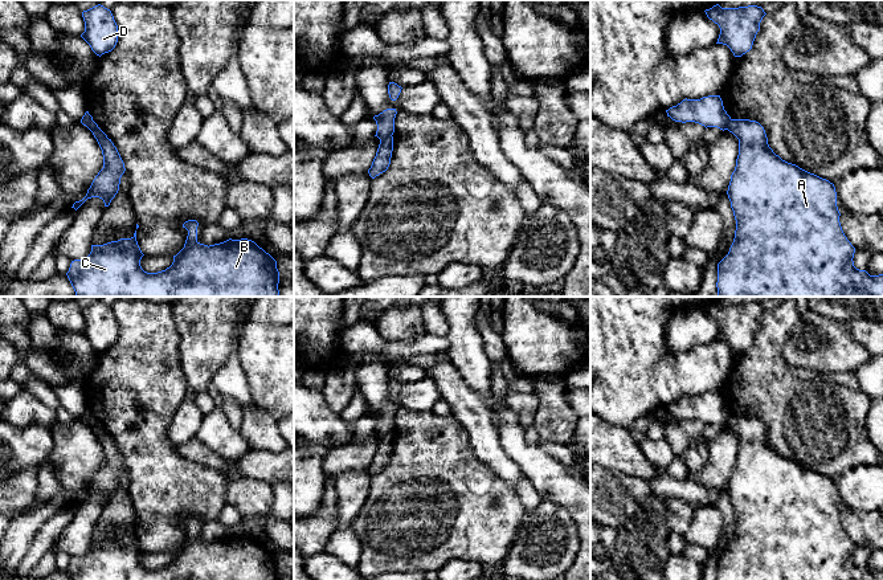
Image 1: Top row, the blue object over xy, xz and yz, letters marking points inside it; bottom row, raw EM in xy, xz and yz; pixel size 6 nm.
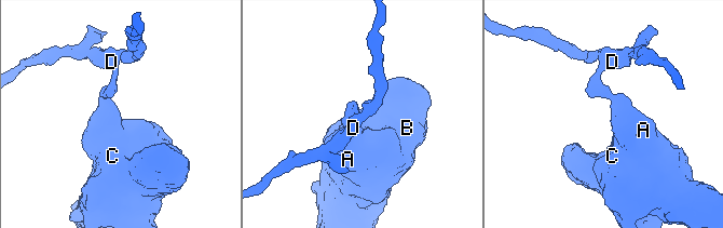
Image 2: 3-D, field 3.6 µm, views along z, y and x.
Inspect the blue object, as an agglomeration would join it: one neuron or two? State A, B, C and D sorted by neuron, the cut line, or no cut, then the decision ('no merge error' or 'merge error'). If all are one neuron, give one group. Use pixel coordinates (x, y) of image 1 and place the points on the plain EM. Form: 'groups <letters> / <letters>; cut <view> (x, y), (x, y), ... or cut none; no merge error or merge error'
groups A B C / D; cut xz (391, 432), (380, 437); merge error

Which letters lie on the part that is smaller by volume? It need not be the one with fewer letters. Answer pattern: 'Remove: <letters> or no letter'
Remove: D

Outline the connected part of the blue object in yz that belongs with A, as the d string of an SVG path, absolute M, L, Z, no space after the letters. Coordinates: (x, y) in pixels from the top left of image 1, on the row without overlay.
M731 416L727 426L739 436L736 463L727 487L736 527L728 551L718 560L716 580L883 580L883 571L870 572L854 563L855 544L842 527L833 479L776 452L759 418Z

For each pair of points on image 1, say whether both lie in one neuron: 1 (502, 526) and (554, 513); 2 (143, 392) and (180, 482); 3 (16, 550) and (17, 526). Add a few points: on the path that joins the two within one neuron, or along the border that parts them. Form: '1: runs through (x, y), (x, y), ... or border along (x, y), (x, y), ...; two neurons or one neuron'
1: border along (527, 513), (510, 550); two neurons
2: runs through (150, 415), (150, 452), (158, 460); one neuron
3: runs through (16, 544), (17, 531); one neuron

